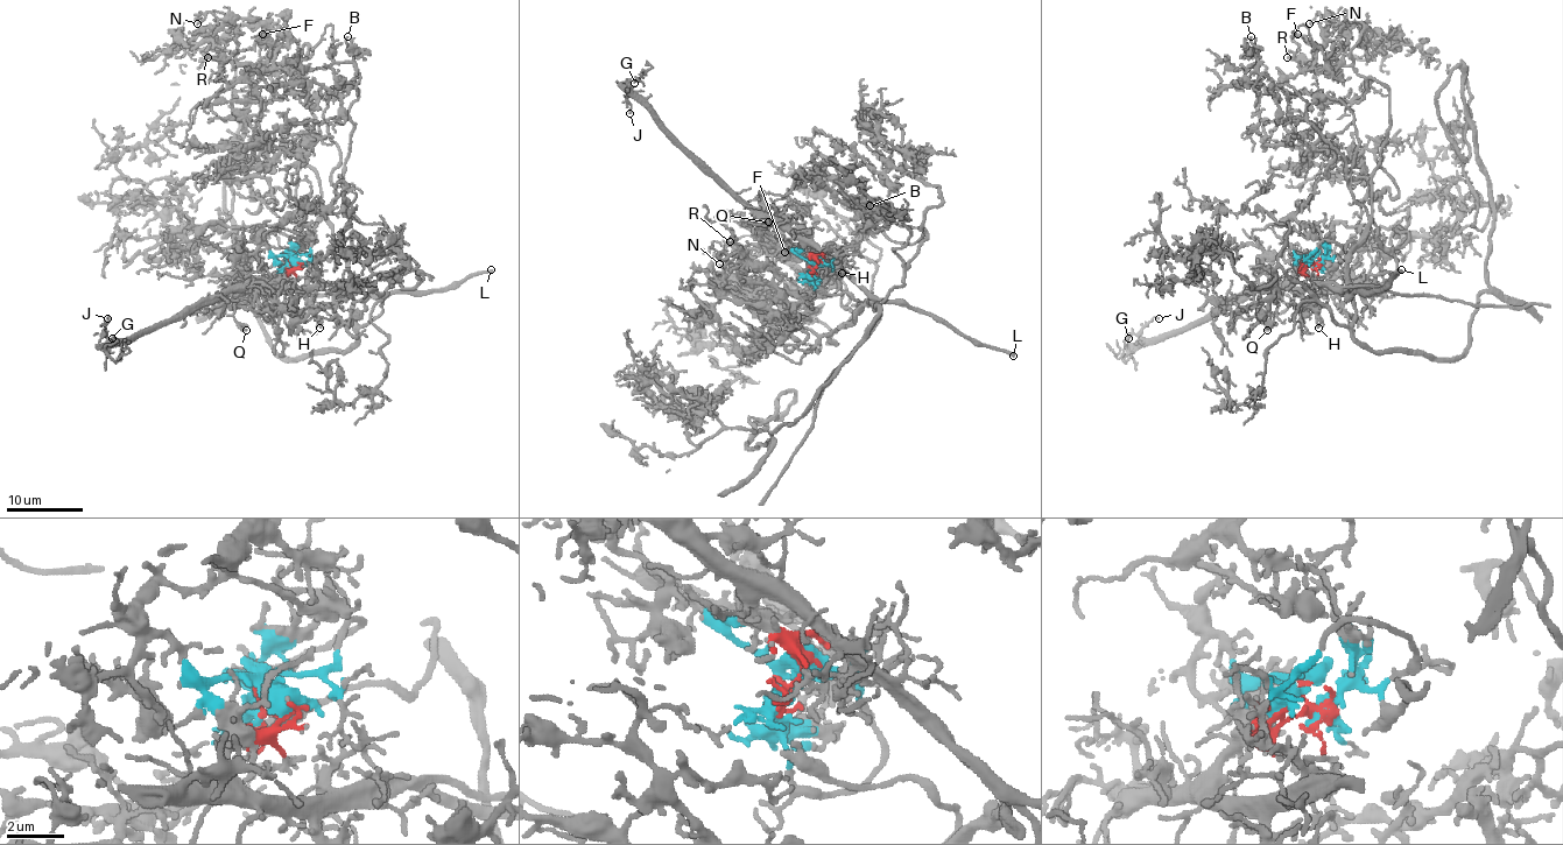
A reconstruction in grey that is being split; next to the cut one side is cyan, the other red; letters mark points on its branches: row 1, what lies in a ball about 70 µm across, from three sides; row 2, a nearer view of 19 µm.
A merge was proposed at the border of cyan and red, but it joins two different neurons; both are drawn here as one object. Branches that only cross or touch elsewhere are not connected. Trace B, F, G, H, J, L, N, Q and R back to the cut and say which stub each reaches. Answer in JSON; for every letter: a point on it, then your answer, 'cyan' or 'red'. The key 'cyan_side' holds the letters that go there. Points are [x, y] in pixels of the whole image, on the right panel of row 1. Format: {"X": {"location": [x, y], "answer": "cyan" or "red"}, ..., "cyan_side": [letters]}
{"B": {"location": [1251, 36], "answer": "cyan"}, "F": {"location": [1297, 34], "answer": "cyan"}, "G": {"location": [1128, 338], "answer": "red"}, "H": {"location": [1318, 328], "answer": "red"}, "J": {"location": [1159, 318], "answer": "red"}, "L": {"location": [1401, 269], "answer": "red"}, "N": {"location": [1309, 23], "answer": "cyan"}, "Q": {"location": [1267, 330], "answer": "red"}, "R": {"location": [1287, 57], "answer": "cyan"}, "cyan_side": ["B", "F", "N", "R"]}

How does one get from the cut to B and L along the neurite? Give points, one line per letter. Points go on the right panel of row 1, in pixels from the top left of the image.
B: (1311, 255), (1343, 259), (1368, 217), (1350, 188), (1343, 155), (1311, 125), (1302, 97), (1260, 74), (1251, 37)
L: (1311, 256), (1311, 265), (1304, 272), (1314, 277), (1310, 286), (1340, 289), (1346, 295), (1371, 293), (1401, 270)

